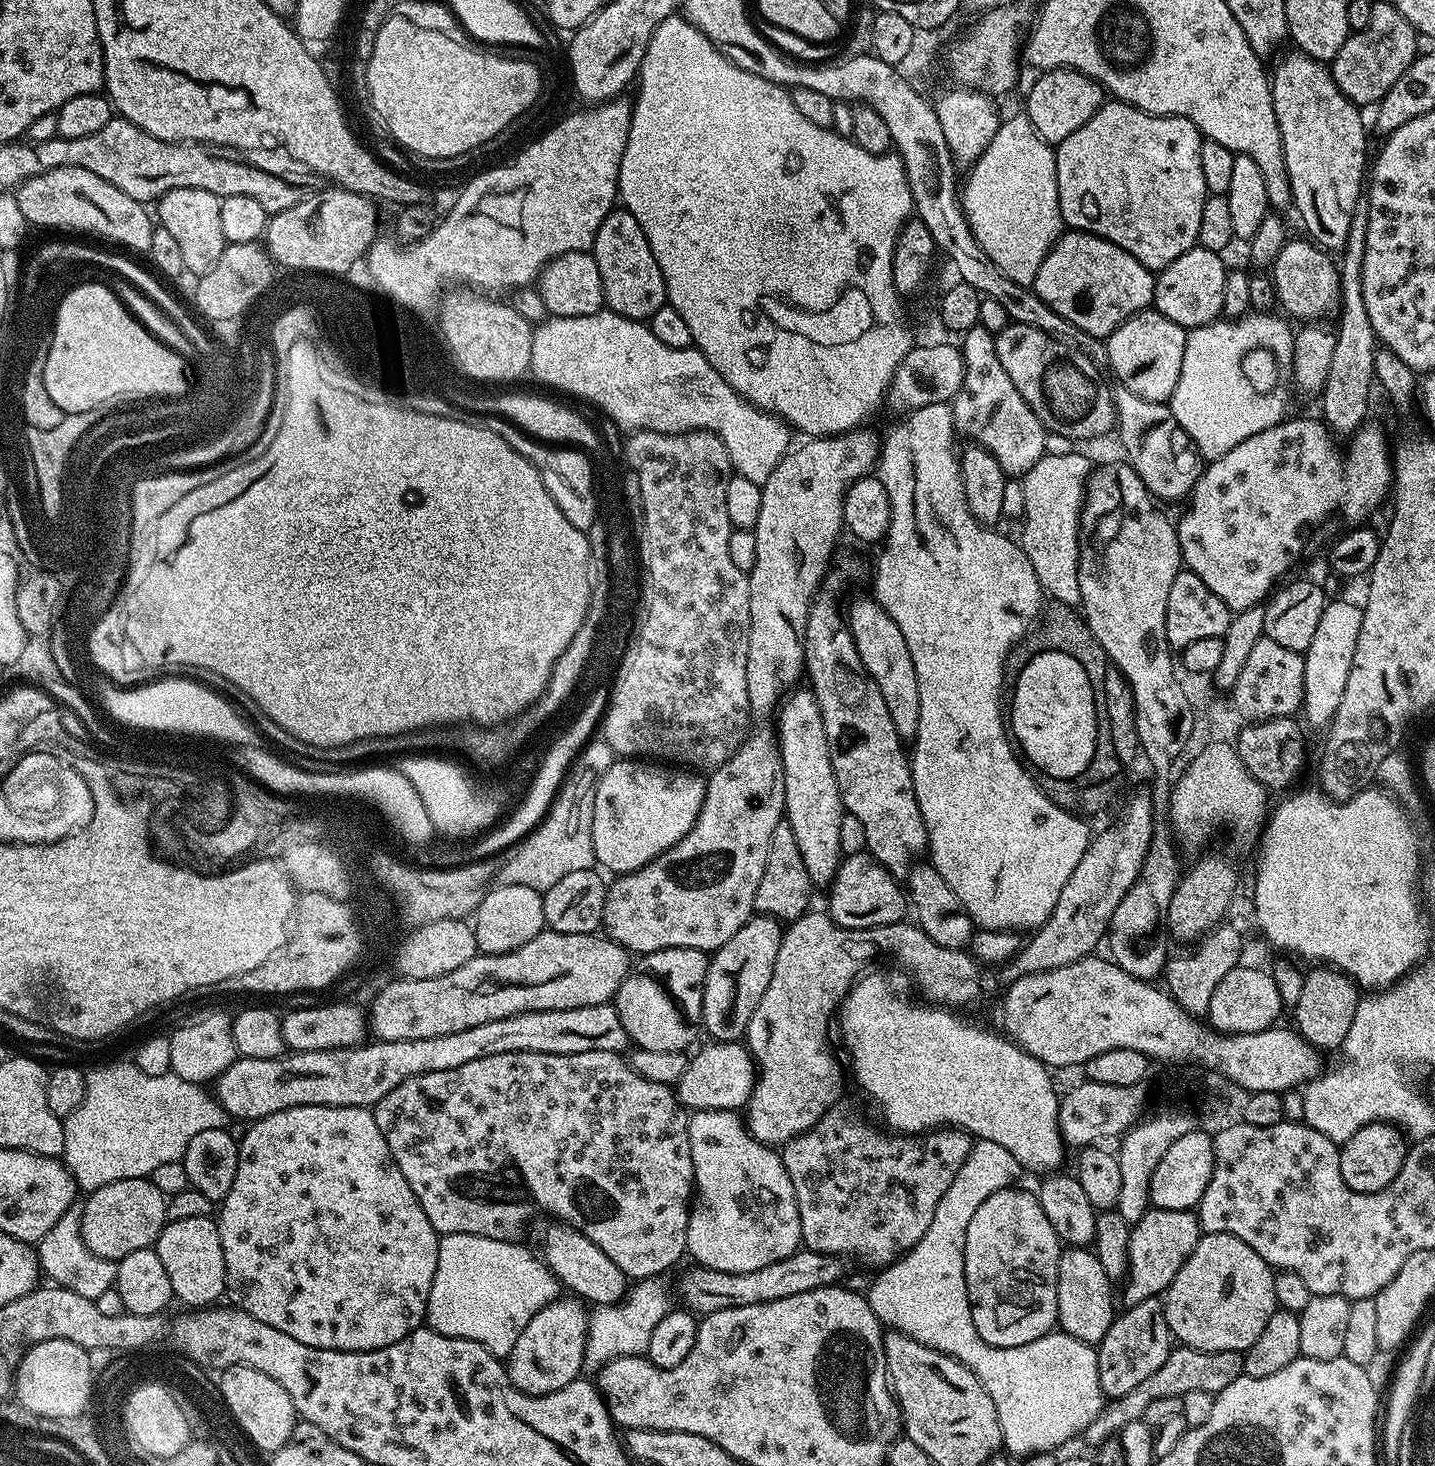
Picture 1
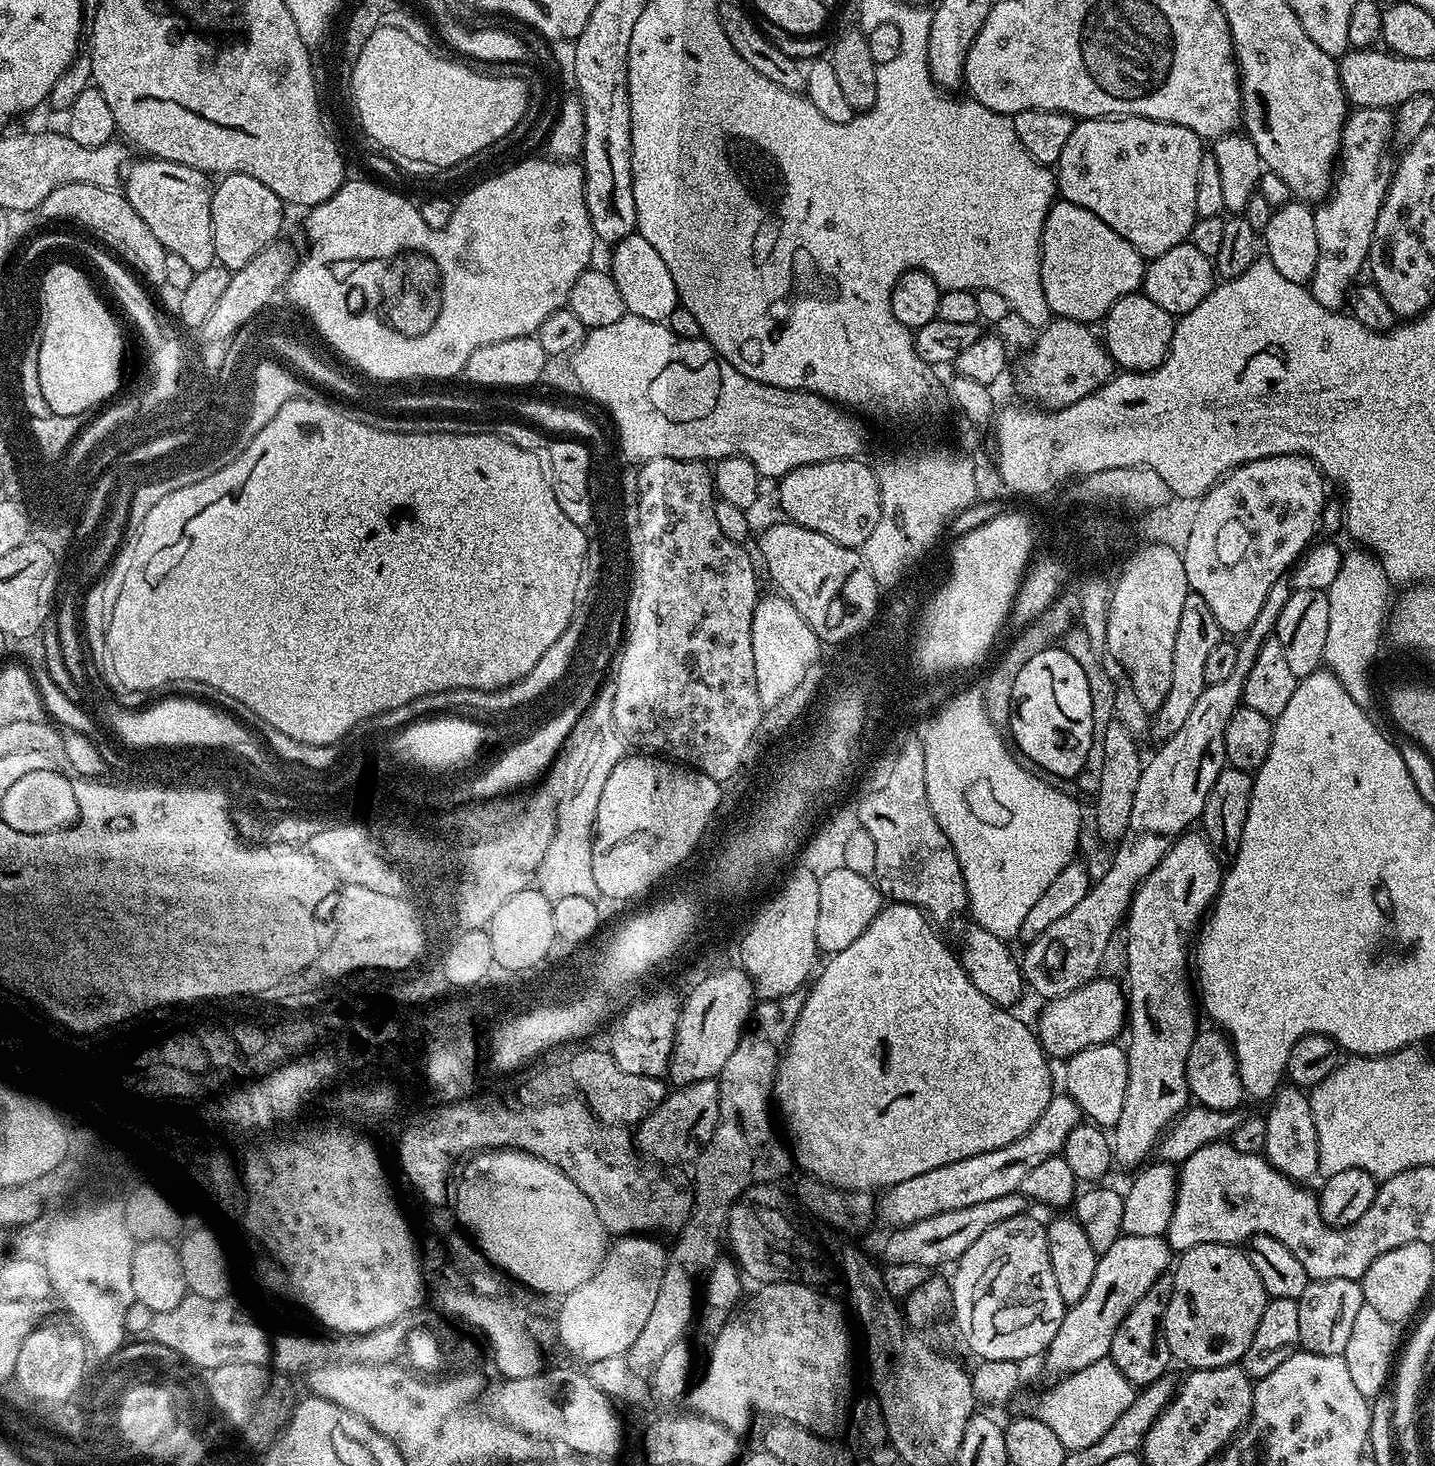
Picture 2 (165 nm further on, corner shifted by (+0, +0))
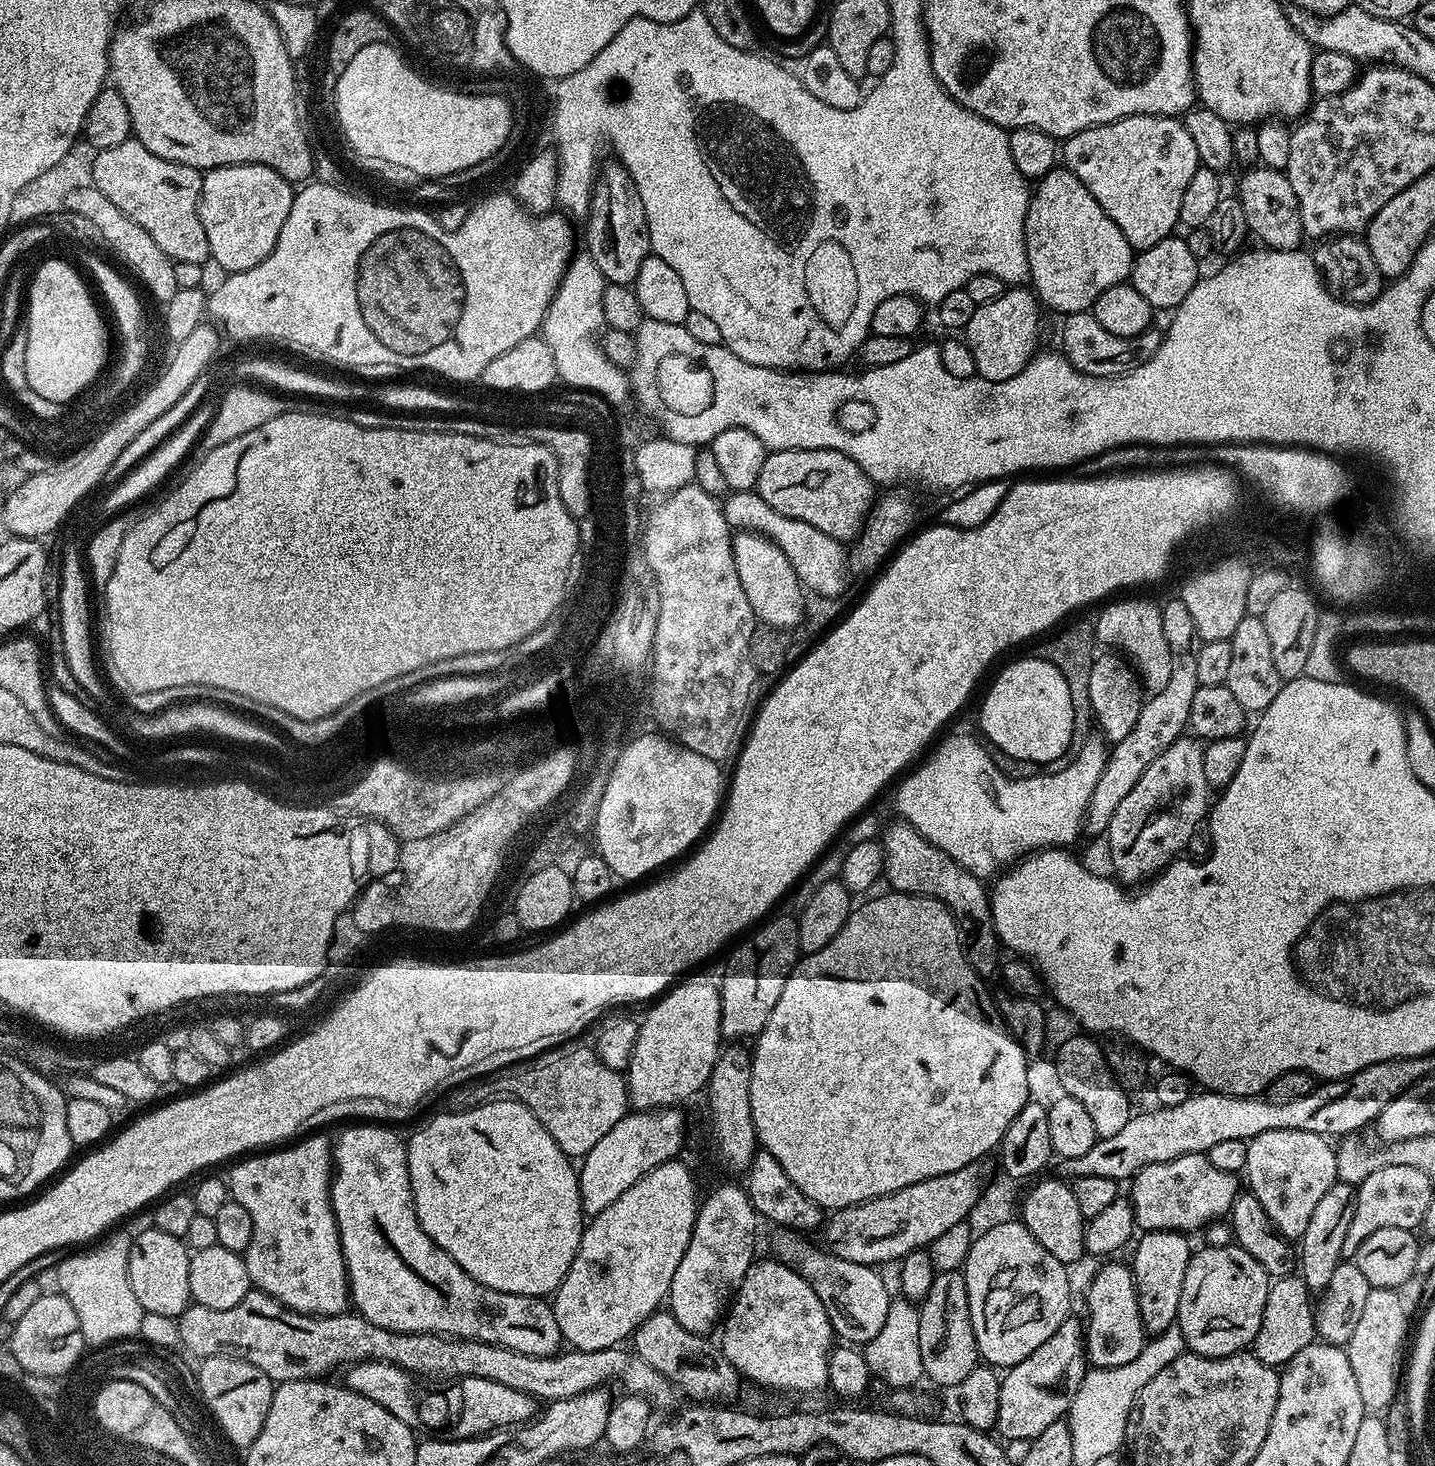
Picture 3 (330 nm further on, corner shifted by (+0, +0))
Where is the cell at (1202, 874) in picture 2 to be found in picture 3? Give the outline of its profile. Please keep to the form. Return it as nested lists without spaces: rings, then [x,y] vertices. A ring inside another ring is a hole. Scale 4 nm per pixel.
[[[1185,734],[1166,750],[1162,750],[1162,754],[1158,754],[1158,758],[1150,762],[1150,766],[1146,766],[1146,774],[1142,774],[1142,778],[1134,782],[1134,790],[1130,790],[1130,794],[1122,798],[1118,810],[1114,810],[1110,818],[1106,841],[1108,840],[1108,852],[1112,855],[1112,864],[1116,867],[1117,874],[1115,875],[1125,885],[1136,886],[1145,878],[1155,876],[1157,872],[1162,871],[1177,859],[1183,853],[1180,851],[1191,842],[1196,827],[1199,824],[1201,827],[1205,823],[1210,811],[1210,796],[1208,800],[1208,795],[1210,795],[1210,789],[1206,782],[1204,750],[1201,741]]]

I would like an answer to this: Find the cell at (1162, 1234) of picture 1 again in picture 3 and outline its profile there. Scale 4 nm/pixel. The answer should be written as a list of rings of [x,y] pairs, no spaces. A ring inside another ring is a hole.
[[[1075,1318],[1064,1320],[1062,1326],[1058,1326],[1058,1330],[1030,1354],[1030,1358],[1022,1358],[1022,1362],[1003,1373],[998,1390],[995,1431],[1001,1432],[999,1435],[1005,1441],[1035,1440],[1046,1426],[1054,1426],[1054,1422],[1067,1417],[1074,1394],[1078,1394],[1078,1386],[1082,1386],[1082,1378],[1089,1367],[1085,1353],[1085,1325]]]

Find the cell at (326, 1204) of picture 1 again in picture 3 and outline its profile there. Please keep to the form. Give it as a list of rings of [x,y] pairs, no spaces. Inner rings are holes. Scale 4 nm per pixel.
[[[308,1134],[303,1138],[297,1139],[291,1146],[284,1146],[279,1150],[268,1150],[263,1154],[252,1154],[239,1162],[233,1163],[231,1165],[231,1168],[233,1168],[232,1180],[230,1179],[230,1196],[231,1199],[237,1200],[250,1214],[252,1237],[250,1238],[250,1246],[242,1255],[251,1287],[255,1291],[266,1293],[270,1298],[274,1298],[277,1302],[286,1305],[287,1308],[295,1312],[301,1312],[307,1316],[337,1316],[349,1311],[350,1308],[348,1271],[344,1265],[344,1256],[340,1252],[340,1235],[338,1234],[338,1226],[336,1225],[334,1210],[332,1209],[333,1145],[330,1143],[330,1140],[320,1135],[324,1134]]]

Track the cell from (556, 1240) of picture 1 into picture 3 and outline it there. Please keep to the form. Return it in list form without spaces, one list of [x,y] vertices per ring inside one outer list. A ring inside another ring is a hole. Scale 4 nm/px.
[[[497,1098],[489,1100],[487,1104],[479,1104],[465,1112],[444,1110],[441,1116],[428,1120],[412,1137],[407,1137],[406,1147],[408,1150],[408,1169],[410,1170],[410,1186],[414,1206],[418,1214],[418,1222],[422,1230],[437,1244],[466,1274],[470,1274],[479,1284],[485,1284],[487,1288],[502,1290],[519,1296],[539,1296],[548,1298],[555,1293],[556,1289],[566,1278],[570,1266],[580,1249],[580,1239],[586,1227],[586,1213],[580,1204],[580,1178],[573,1161],[550,1138],[550,1130],[538,1122],[538,1118],[522,1102],[511,1098]]]

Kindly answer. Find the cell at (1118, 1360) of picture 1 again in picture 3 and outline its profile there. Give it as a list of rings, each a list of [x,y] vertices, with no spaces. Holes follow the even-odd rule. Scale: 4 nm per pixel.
[[[1145,1232],[1139,1238],[1140,1241],[1135,1241],[1136,1253],[1130,1261],[1138,1310],[1145,1333],[1159,1334],[1175,1325],[1178,1301],[1182,1298],[1182,1281],[1186,1279],[1186,1266],[1190,1266],[1194,1248],[1188,1245],[1189,1237],[1183,1232]]]

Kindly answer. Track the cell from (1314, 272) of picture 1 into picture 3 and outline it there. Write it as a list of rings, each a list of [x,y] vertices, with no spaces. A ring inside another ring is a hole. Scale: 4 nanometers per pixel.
[[[1252,166],[1240,180],[1238,195],[1242,210],[1246,210],[1246,222],[1249,233],[1256,236],[1261,245],[1274,250],[1297,251],[1300,240],[1305,239],[1302,218],[1298,210],[1298,198],[1294,198],[1294,186],[1290,186],[1287,175],[1279,168]]]

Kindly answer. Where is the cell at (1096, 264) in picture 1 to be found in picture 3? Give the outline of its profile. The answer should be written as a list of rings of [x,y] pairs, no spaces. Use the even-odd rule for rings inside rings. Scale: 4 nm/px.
[[[1063,166],[1053,168],[1050,174],[1046,174],[1035,185],[1028,202],[1028,213],[1026,214],[1024,233],[1026,234],[1026,254],[1030,262],[1030,270],[1028,271],[1030,284],[1041,305],[1043,305],[1045,309],[1053,308],[1054,311],[1060,312],[1059,314],[1087,312],[1098,298],[1098,294],[1102,294],[1102,290],[1110,290],[1110,286],[1123,284],[1131,277],[1134,249],[1130,246],[1130,242],[1126,242],[1122,230],[1118,230],[1118,226],[1114,226],[1114,222],[1108,217],[1106,210],[1102,210],[1102,206],[1098,206],[1098,202],[1094,202],[1094,194],[1090,194],[1090,190],[1086,190],[1086,186],[1082,186],[1082,182],[1078,182],[1078,178],[1075,174],[1068,171],[1068,169]]]

